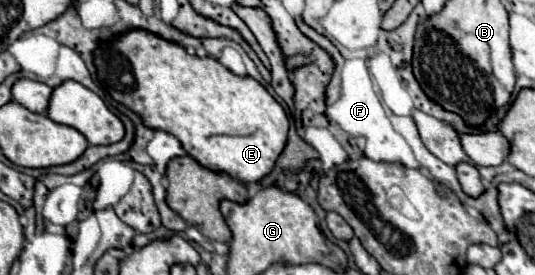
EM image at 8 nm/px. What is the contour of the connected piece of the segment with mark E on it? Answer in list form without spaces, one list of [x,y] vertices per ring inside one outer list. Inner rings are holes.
[[[128,30],[108,42],[98,40],[98,48],[94,50],[94,66],[100,86],[116,102],[136,112],[148,128],[164,130],[176,136],[182,148],[202,166],[226,172],[244,184],[264,178],[272,170],[278,154],[286,144],[290,122],[282,106],[268,94],[268,90],[260,82],[250,76],[238,76],[230,72],[212,56],[190,56],[178,42],[154,36],[154,32]]]

